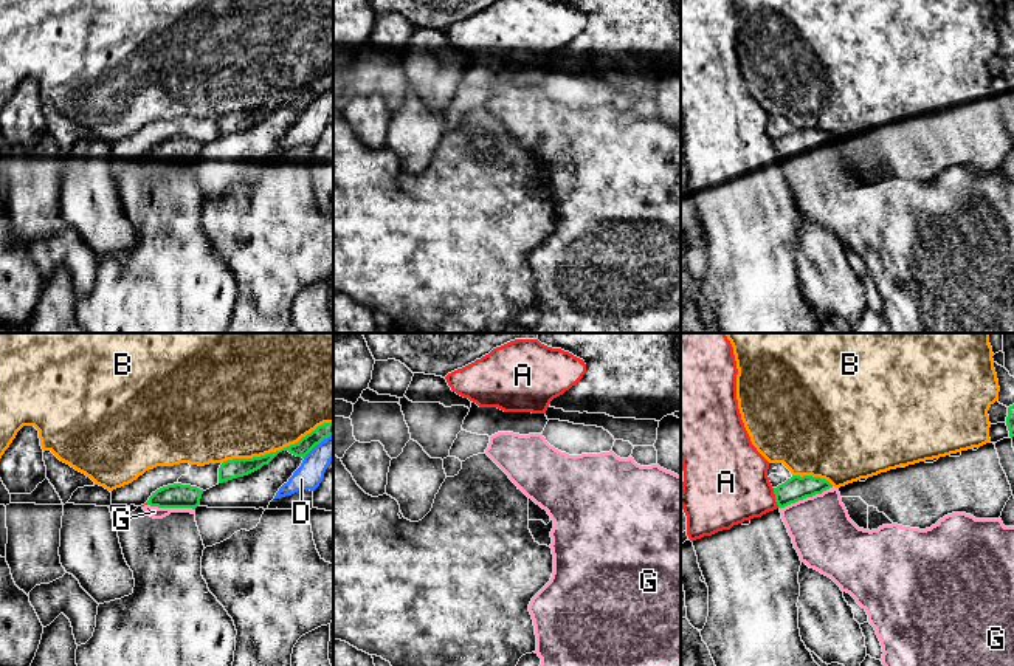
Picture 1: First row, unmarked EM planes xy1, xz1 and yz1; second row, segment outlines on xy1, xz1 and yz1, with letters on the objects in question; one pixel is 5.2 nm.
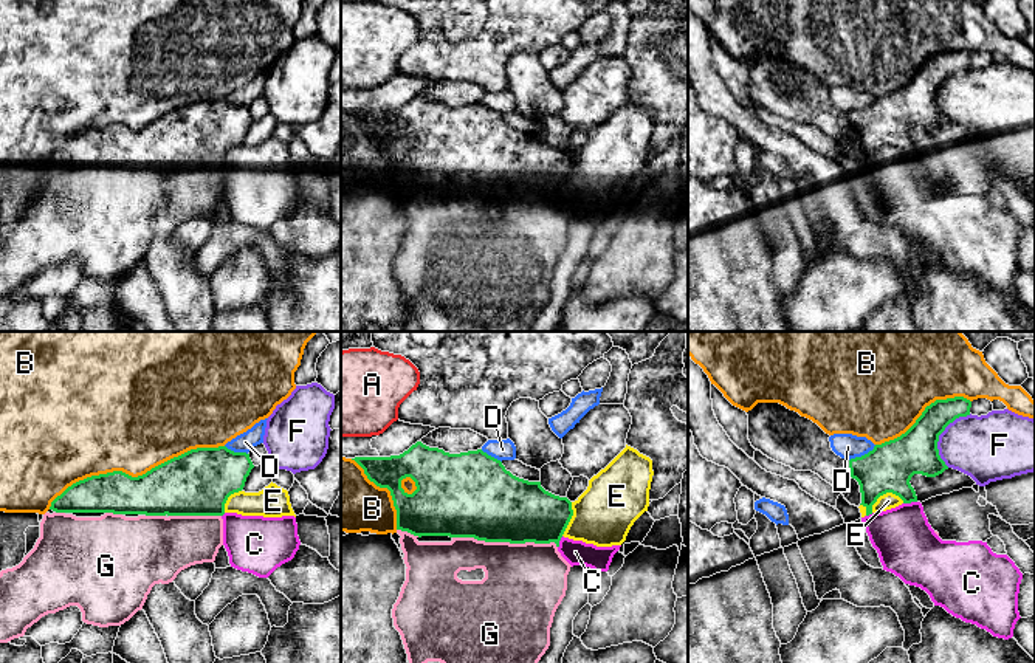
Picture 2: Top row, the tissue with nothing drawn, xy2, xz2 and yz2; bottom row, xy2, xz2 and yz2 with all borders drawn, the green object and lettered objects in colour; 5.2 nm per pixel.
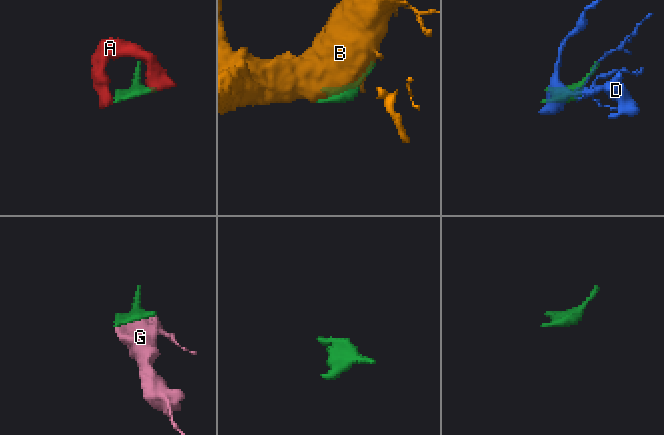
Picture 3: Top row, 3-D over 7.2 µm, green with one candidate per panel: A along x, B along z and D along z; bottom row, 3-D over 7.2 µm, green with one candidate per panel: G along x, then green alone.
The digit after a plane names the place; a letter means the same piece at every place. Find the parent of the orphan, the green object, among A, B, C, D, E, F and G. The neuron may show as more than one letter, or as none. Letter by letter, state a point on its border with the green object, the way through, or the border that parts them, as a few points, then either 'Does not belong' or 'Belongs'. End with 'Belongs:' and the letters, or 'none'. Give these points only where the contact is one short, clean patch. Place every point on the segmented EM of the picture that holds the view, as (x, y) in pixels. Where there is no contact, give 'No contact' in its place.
A: Touches green at yz1 (776, 497). Boundary: yz1 (772, 488), (779, 507). Does not belong
B: Touches green at xy2 (134, 477). Does not belong
C: Touches green at yz2 (910, 502). Boundary: yz2 (916, 501), (904, 504). Does not belong
D: Touches green at yz2 (862, 456). Does not belong
E: Touches green at yz2 (883, 493). Boundary: yz2 (904, 501), (891, 493), (883, 493), (871, 511). Does not belong
F: Touches green at yz2 (939, 434). Does not belong
G: Touches green at xz2 (505, 541). Belongs
Belongs: G

